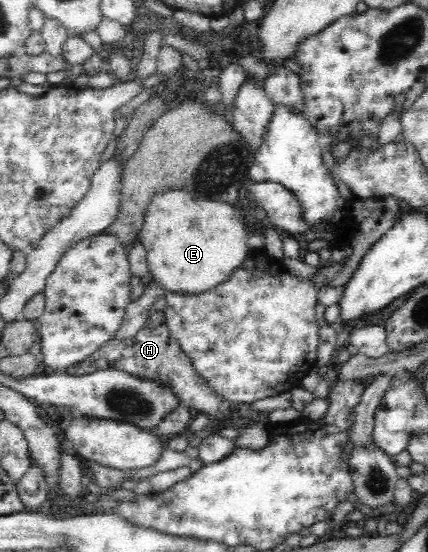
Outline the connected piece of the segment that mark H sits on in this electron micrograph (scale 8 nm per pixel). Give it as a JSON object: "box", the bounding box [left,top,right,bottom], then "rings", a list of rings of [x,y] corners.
{"box":[59,297,235,420],"rings":[[[165,297],[158,299],[154,306],[150,309],[149,319],[145,326],[137,331],[133,337],[129,339],[107,340],[105,345],[94,351],[89,357],[81,360],[67,369],[59,370],[65,374],[73,374],[73,376],[89,375],[95,370],[125,370],[127,374],[131,374],[133,378],[139,380],[157,381],[180,399],[180,403],[187,408],[195,409],[200,413],[207,413],[212,420],[227,420],[231,418],[231,413],[235,411],[233,406],[229,406],[227,402],[223,402],[219,396],[215,396],[207,382],[203,382],[203,378],[198,376],[195,369],[191,365],[191,360],[183,353],[179,342],[170,334],[166,325],[164,309],[166,308]]]}

